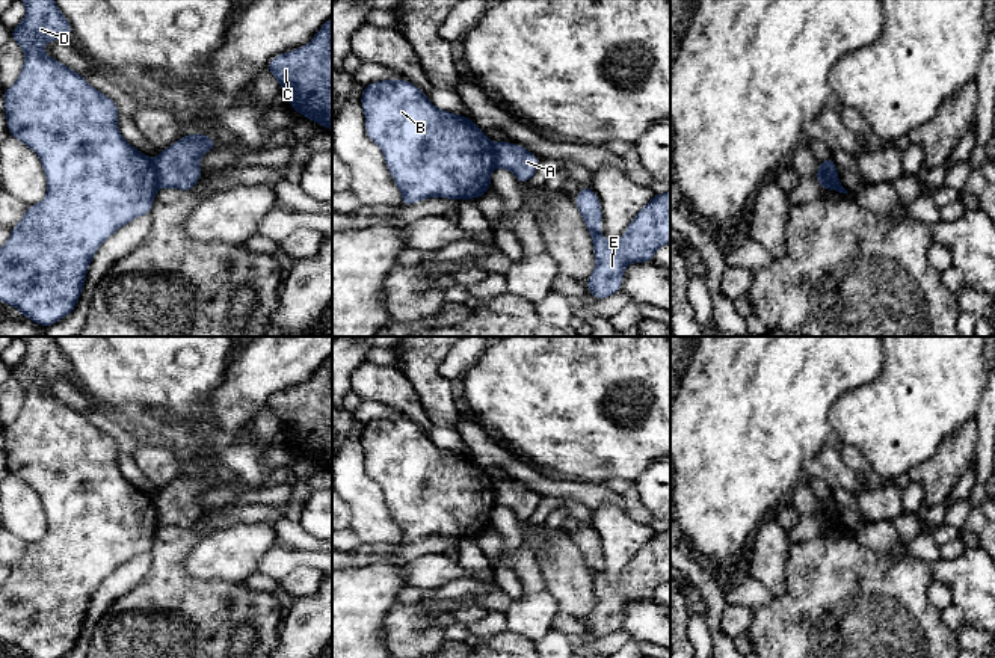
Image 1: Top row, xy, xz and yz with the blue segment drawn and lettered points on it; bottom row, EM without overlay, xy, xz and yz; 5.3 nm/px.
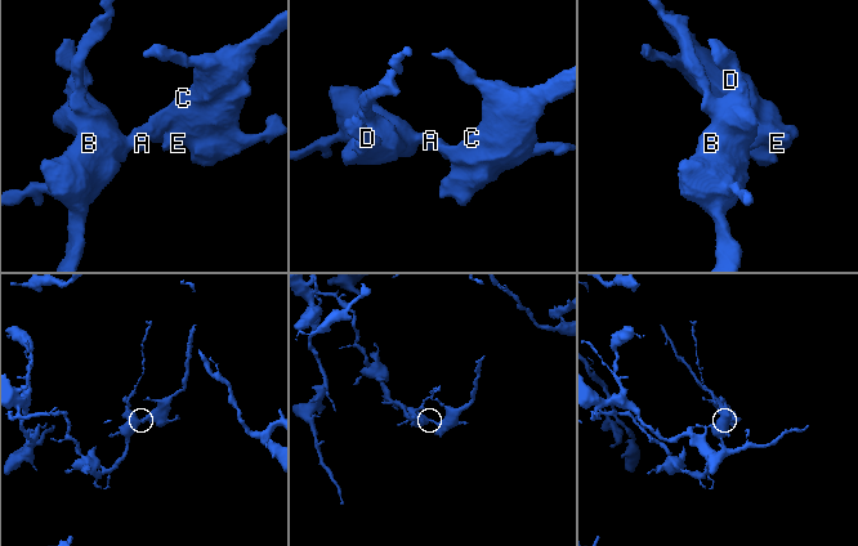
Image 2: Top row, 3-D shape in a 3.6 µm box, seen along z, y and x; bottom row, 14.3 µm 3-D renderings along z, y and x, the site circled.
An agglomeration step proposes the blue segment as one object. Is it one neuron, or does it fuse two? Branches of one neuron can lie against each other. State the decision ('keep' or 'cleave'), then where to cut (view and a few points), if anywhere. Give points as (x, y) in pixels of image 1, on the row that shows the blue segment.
cleave; cut in xy along (151, 162), (159, 187)

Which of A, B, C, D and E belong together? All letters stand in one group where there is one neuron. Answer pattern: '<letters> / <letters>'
A C E / B D

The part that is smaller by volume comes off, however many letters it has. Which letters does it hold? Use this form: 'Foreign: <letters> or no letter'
Foreign: A, C, E

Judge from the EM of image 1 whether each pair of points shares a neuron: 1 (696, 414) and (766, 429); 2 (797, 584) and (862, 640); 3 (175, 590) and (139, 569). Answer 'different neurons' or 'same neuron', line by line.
1: same neuron
2: same neuron
3: different neurons

